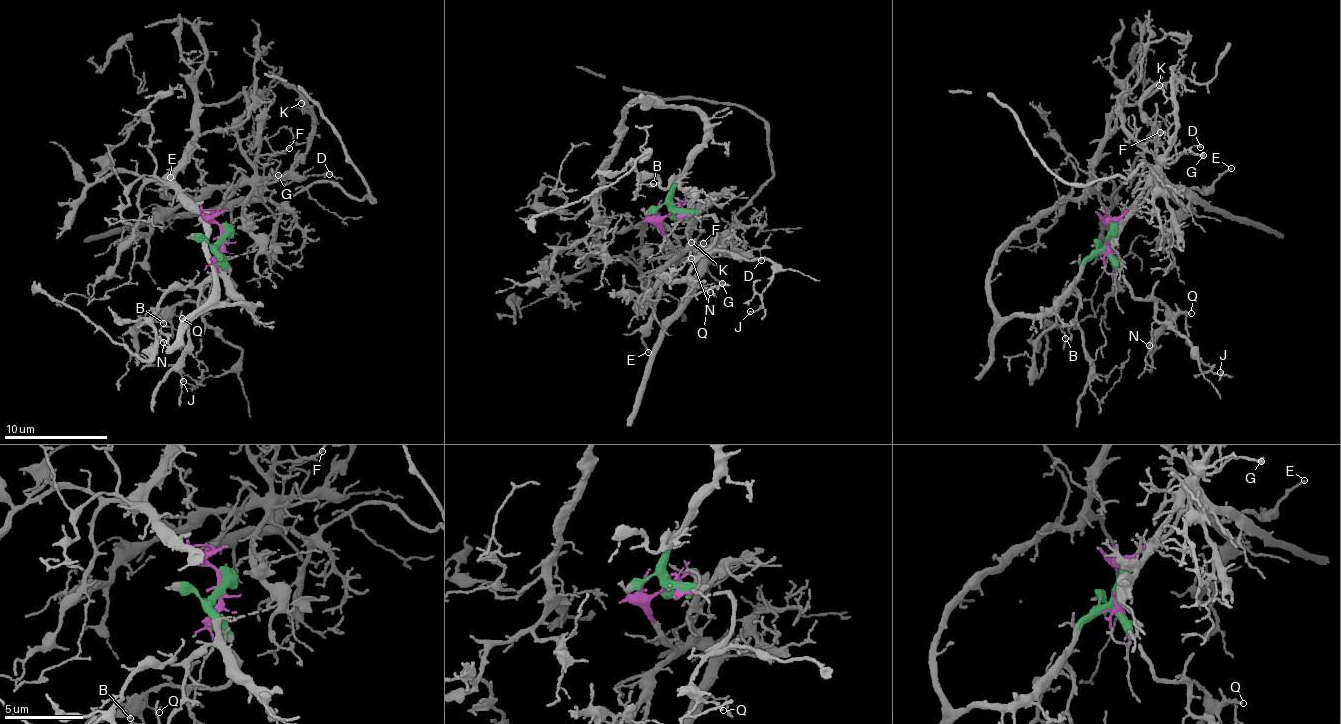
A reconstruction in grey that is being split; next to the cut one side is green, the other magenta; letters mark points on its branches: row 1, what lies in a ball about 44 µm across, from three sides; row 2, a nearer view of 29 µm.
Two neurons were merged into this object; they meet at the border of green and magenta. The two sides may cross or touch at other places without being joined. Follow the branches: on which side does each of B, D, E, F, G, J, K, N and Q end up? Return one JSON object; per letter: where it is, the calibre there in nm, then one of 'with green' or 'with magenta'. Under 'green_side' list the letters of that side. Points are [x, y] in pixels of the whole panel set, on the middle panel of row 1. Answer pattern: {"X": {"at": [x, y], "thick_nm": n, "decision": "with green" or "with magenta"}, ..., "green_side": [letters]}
{"B": {"at": [653, 183], "thick_nm": 110, "decision": "with green"}, "D": {"at": [761, 260], "thick_nm": 100, "decision": "with magenta"}, "E": {"at": [648, 352], "thick_nm": 150, "decision": "with magenta"}, "F": {"at": [703, 243], "thick_nm": 60, "decision": "with magenta"}, "G": {"at": [722, 283], "thick_nm": 200, "decision": "with magenta"}, "J": {"at": [750, 311], "thick_nm": 70, "decision": "with green"}, "K": {"at": [691, 242], "thick_nm": 70, "decision": "with magenta"}, "N": {"at": [691, 258], "thick_nm": 160, "decision": "with green"}, "Q": {"at": [710, 292], "thick_nm": 150, "decision": "with green"}, "green_side": ["B", "J", "N", "Q"]}

